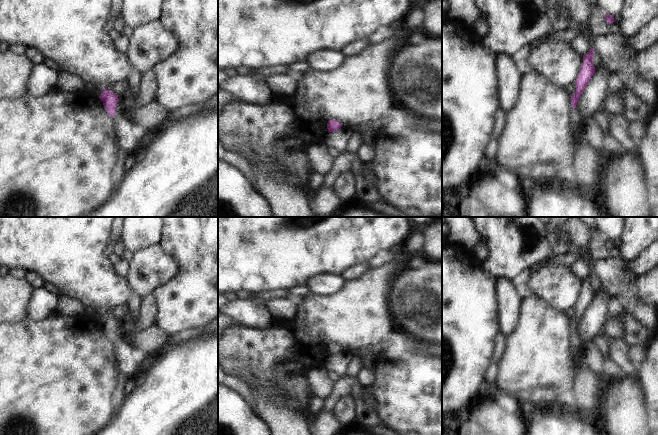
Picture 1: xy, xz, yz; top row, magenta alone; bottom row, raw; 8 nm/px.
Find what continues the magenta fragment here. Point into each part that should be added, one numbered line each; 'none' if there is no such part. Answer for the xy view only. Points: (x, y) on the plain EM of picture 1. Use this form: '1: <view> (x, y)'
1: xy (130, 366)

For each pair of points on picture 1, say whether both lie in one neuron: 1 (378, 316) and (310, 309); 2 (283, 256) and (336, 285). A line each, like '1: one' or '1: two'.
1: one
2: two

